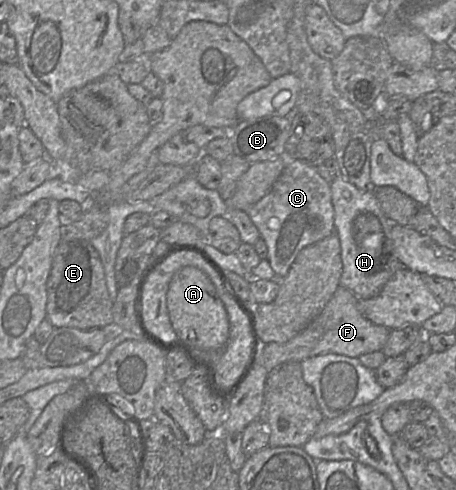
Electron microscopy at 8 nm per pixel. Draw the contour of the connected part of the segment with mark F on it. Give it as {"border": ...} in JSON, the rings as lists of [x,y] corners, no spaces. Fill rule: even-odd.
{"border":[[[339,286],[322,312],[300,333],[285,343],[261,344],[256,363],[269,372],[285,362],[302,362],[325,354],[339,354],[359,358],[363,354],[382,351],[390,331],[366,319],[358,310],[359,298],[345,287]]]}

